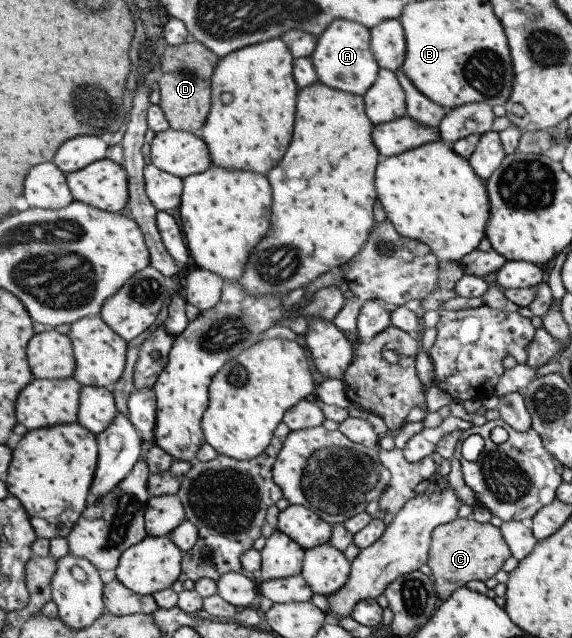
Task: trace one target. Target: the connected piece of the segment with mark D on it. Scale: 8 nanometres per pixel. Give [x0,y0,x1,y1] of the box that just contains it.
[158,40,221,135]

